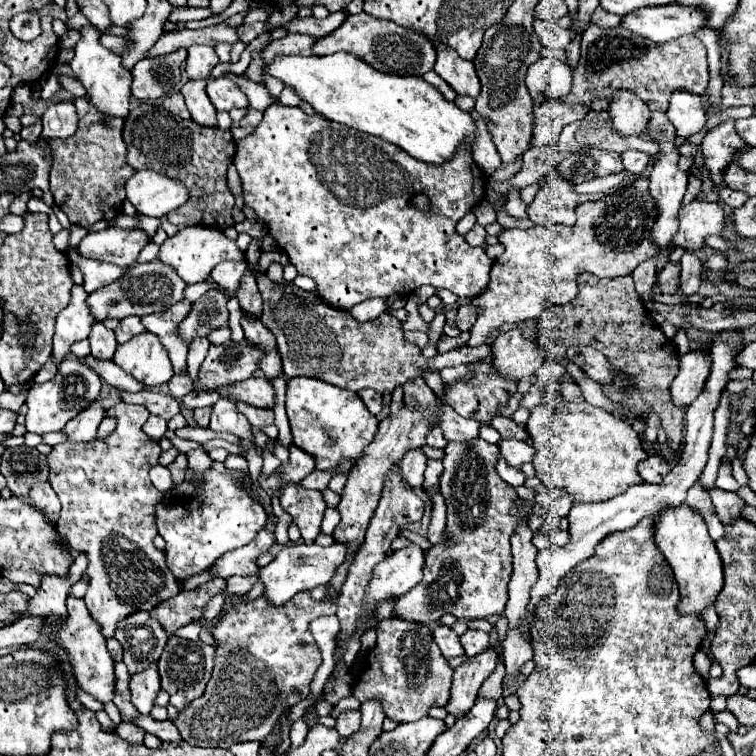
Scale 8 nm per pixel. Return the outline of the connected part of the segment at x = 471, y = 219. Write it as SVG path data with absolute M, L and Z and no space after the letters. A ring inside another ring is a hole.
M469 211L465 217L463 217L456 226L456 231L460 235L465 235L468 233L473 226L477 223L475 214L473 211Z

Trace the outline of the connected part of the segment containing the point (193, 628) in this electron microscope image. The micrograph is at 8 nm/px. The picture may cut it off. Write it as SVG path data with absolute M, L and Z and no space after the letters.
M199 620L193 621L185 627L178 629L175 632L175 636L179 637L180 639L185 639L188 641L199 641L199 634L201 631L201 622Z

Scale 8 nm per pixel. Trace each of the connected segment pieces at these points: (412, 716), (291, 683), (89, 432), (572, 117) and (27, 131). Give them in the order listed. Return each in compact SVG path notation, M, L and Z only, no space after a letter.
M395 617L383 619L377 629L377 645L369 651L367 665L353 685L353 697L359 703L379 699L387 719L411 723L425 717L431 707L443 707L449 701L451 677L453 667L441 655L429 627Z
M301 591L301 595L295 595L281 607L269 607L263 595L237 607L227 607L213 627L215 667L209 679L209 687L205 689L205 695L189 703L185 711L179 711L177 717L171 719L179 729L179 735L195 747L221 749L229 749L233 743L241 741L265 741L285 711L311 693L309 685L321 665L321 651L309 631L309 623L323 615L335 615L335 609L335 603L315 601L309 591Z
M97 401L93 407L87 407L85 411L81 411L81 415L69 421L63 433L69 435L71 441L91 441L97 435L97 427L103 419L105 419L105 407L101 407Z
M545 101L535 107L535 127L533 127L533 147L549 145L559 139L559 133L565 125L583 119L589 113L589 107L571 105L563 101Z
M38 121L36 124L32 126L23 127L20 131L20 136L22 139L29 141L29 143L33 143L41 136L41 133L42 123L41 121Z

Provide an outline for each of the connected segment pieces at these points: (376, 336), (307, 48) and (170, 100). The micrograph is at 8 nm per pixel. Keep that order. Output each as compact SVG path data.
M259 275L257 285L263 295L261 323L277 339L277 349L283 359L287 379L315 377L349 391L371 387L383 393L417 375L423 375L425 369L441 371L443 367L456 367L484 359L491 353L490 346L486 344L478 347L464 345L425 359L421 349L413 347L403 337L401 321L389 313L381 313L371 321L357 321L349 311L329 307L323 299L313 297L313 293L299 289L293 283L273 283L267 275Z
M289 33L287 37L273 41L265 51L263 59L265 65L275 57L275 55L313 55L311 47L317 39L311 35L301 35L301 33Z
M173 93L169 95L165 101L163 101L163 107L171 113L171 115L177 115L181 119L191 119L187 107L185 107L185 101L183 101L183 95L181 93Z

